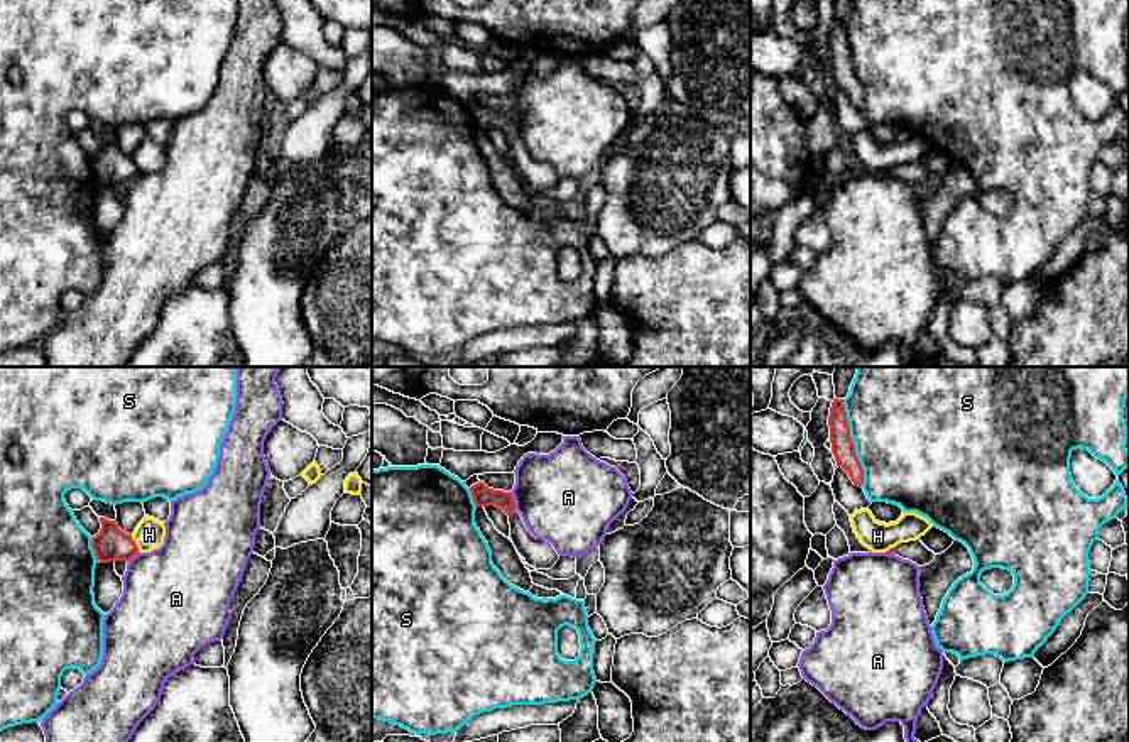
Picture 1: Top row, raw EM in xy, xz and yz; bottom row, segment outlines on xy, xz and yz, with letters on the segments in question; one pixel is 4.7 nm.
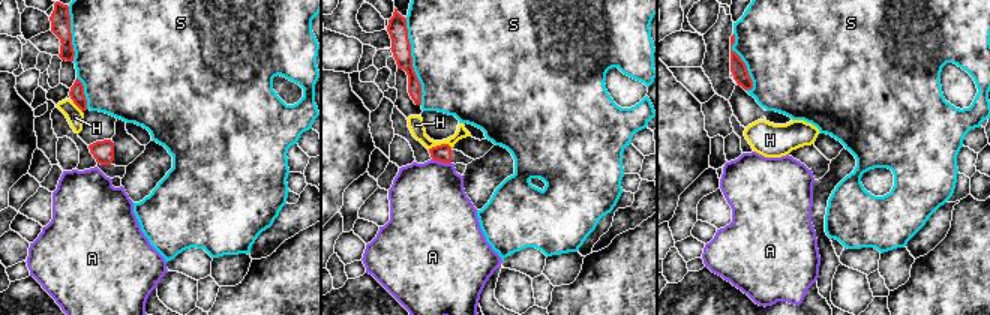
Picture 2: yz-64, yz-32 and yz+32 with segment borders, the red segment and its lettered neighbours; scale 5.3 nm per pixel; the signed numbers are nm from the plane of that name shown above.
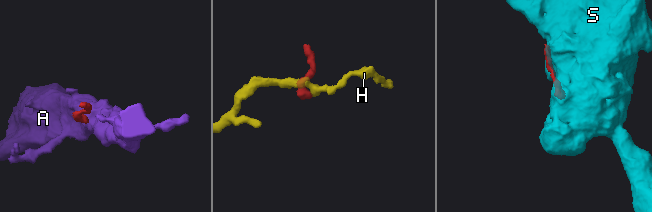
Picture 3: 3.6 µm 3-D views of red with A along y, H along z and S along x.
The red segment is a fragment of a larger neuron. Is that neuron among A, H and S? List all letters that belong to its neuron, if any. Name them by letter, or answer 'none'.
none

